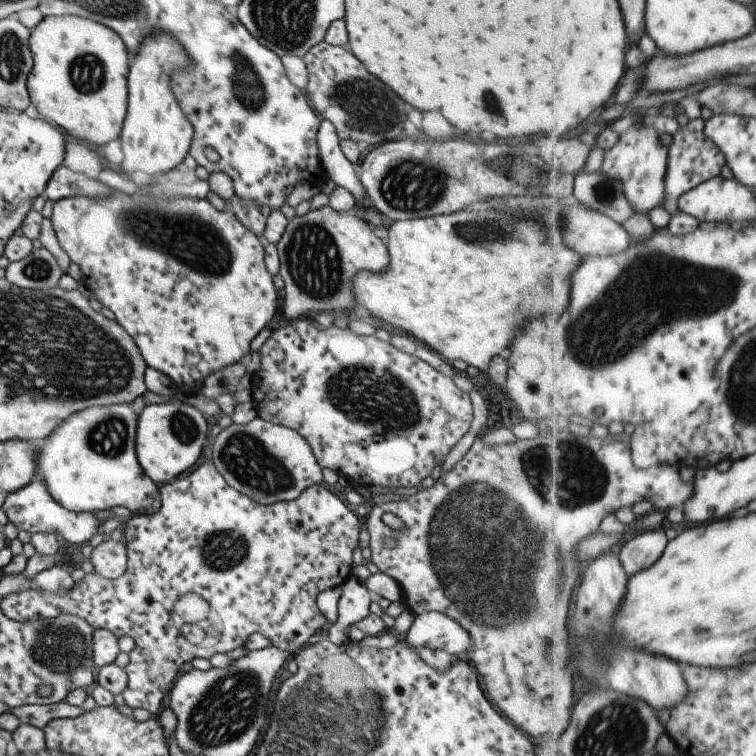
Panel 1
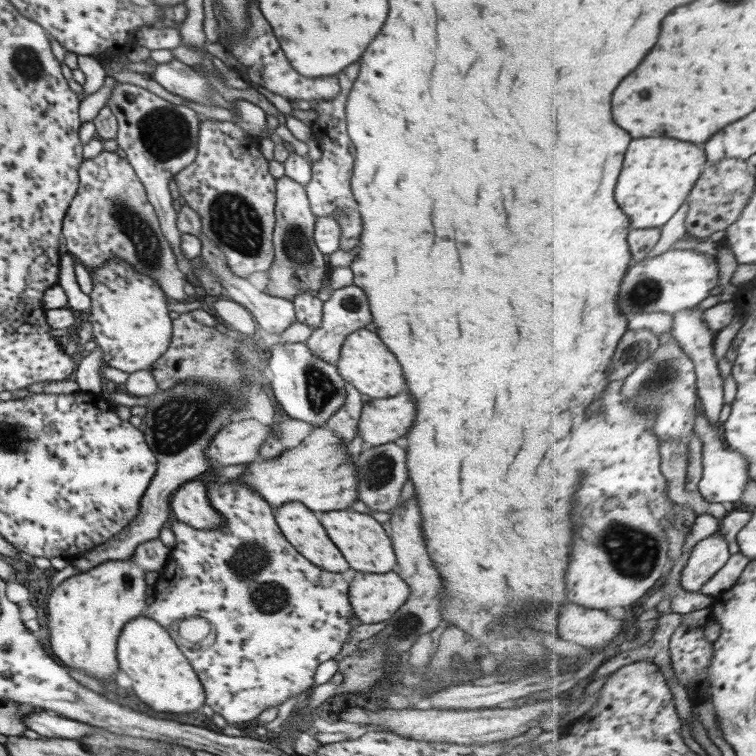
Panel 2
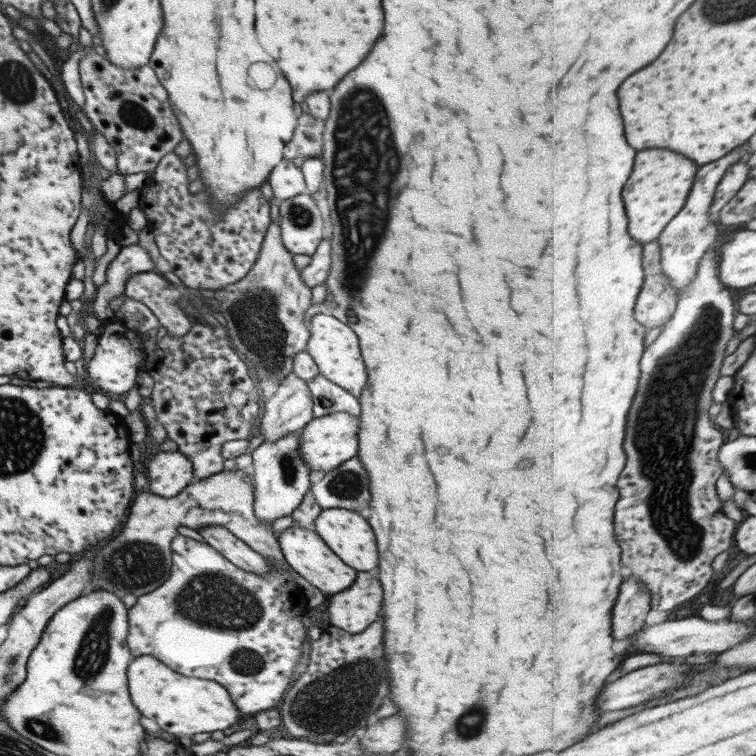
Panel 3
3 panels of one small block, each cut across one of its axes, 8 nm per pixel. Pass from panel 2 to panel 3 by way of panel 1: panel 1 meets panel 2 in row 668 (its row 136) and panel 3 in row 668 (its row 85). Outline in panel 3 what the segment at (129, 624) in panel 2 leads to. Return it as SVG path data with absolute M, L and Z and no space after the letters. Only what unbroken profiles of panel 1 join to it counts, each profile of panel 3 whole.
M135 656L126 670L128 693L133 706L157 726L175 737L191 737L201 732L217 732L237 727L243 714L237 711L225 687L203 678L189 678L167 668L152 656Z

